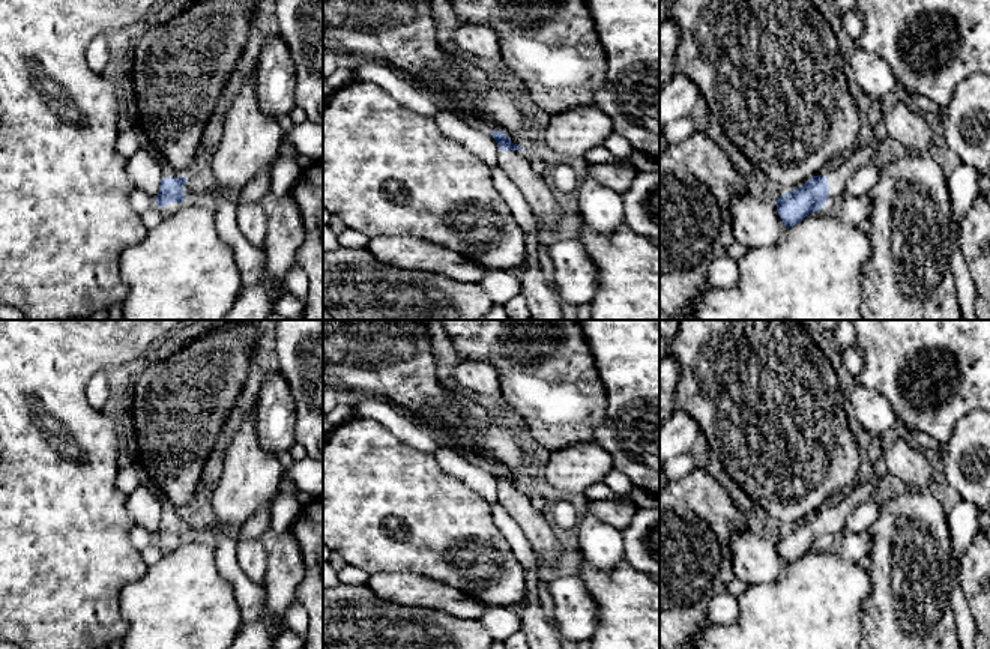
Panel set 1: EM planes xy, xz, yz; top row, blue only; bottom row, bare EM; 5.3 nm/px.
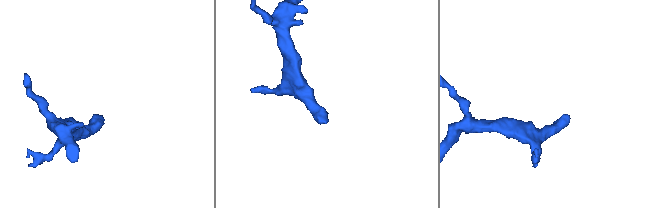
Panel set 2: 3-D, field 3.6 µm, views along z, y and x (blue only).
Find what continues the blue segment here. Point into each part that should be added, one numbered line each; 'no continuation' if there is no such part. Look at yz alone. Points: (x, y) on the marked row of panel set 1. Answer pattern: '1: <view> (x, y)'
1: yz (860, 156)

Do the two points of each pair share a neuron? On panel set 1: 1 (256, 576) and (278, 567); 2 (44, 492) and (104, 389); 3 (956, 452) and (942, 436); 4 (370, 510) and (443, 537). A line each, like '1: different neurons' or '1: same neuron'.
1: different neurons
2: different neurons
3: different neurons
4: same neuron

